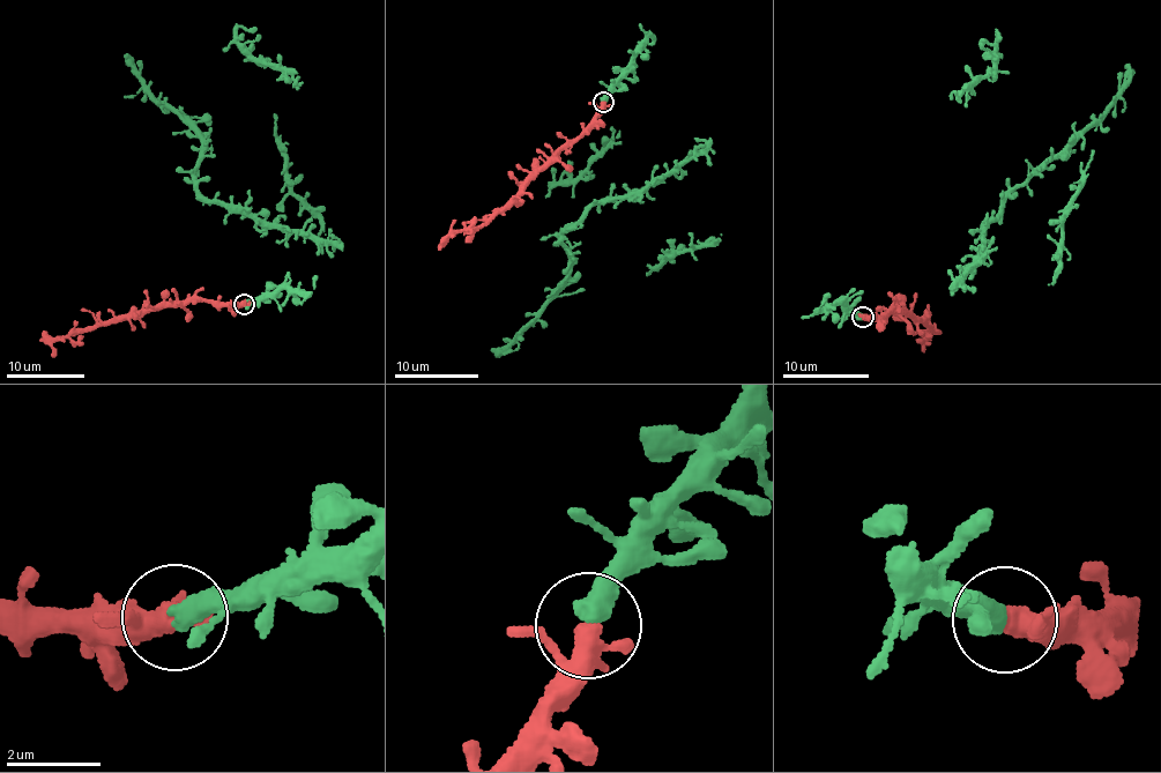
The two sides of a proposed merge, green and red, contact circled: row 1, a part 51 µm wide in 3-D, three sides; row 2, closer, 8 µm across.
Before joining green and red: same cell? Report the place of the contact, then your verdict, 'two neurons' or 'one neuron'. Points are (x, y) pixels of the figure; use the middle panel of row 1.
at (603, 102); one neuron

